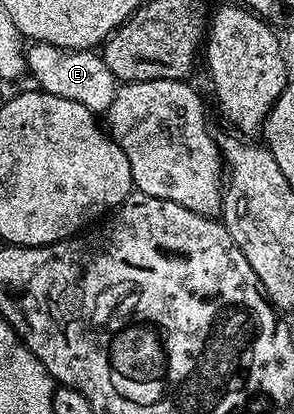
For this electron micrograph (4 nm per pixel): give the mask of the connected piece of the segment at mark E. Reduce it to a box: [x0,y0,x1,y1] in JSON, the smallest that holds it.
[26,42,117,112]

